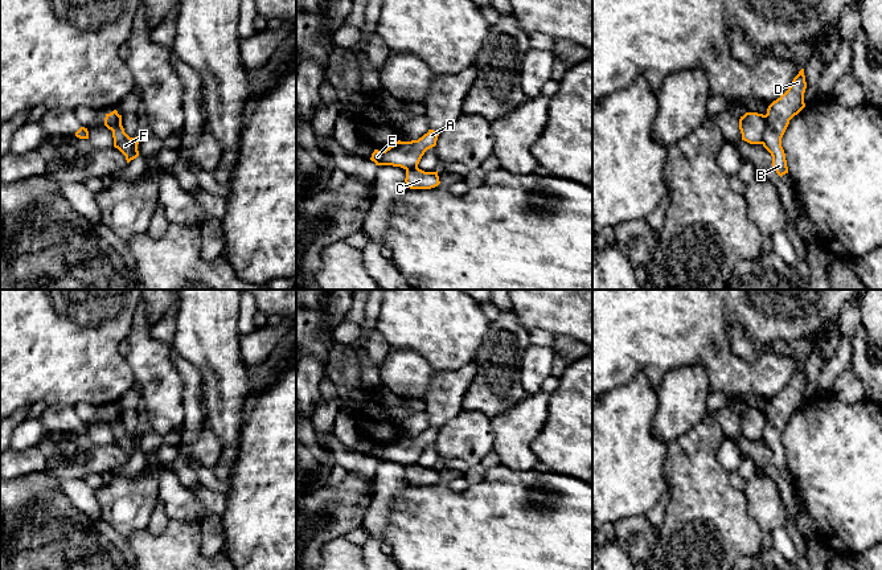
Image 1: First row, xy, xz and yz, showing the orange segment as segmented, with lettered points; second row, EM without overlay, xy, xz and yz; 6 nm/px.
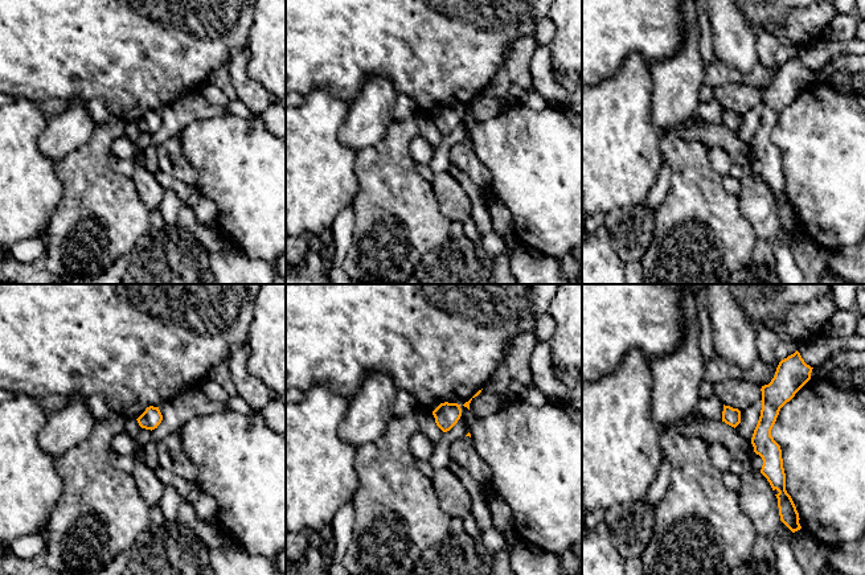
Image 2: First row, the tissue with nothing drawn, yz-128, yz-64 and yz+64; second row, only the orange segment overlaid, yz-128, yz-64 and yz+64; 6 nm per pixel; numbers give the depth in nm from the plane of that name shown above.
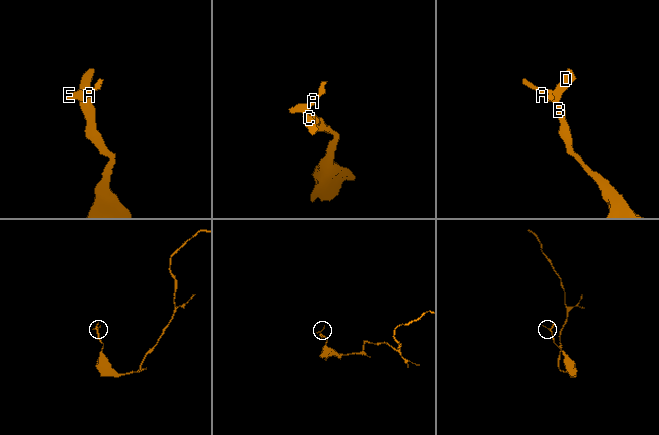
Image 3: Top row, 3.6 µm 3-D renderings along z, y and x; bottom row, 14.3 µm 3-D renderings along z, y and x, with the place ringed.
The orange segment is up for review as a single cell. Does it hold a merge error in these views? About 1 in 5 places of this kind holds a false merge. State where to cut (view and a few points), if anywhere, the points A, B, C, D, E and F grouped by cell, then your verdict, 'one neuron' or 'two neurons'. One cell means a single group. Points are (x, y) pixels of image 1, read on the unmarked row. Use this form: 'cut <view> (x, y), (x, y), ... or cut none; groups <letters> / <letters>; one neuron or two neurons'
cut yz (766, 411), (766, 425), (761, 439); groups A E / B C D F; two neurons

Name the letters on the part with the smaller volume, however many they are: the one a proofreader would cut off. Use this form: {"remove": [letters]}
{"remove": ["A", "E"]}

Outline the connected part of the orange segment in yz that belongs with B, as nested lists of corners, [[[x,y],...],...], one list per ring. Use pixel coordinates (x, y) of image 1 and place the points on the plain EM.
[[[801,365],[793,374],[788,386],[767,405],[767,418],[762,440],[771,450],[772,464],[780,473],[788,469],[785,450],[782,443],[782,434],[789,421],[789,417],[805,403],[805,385],[807,378],[804,365]]]

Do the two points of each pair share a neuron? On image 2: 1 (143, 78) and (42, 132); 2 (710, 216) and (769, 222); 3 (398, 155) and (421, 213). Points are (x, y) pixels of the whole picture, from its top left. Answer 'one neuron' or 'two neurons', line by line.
1: two neurons
2: two neurons
3: one neuron

